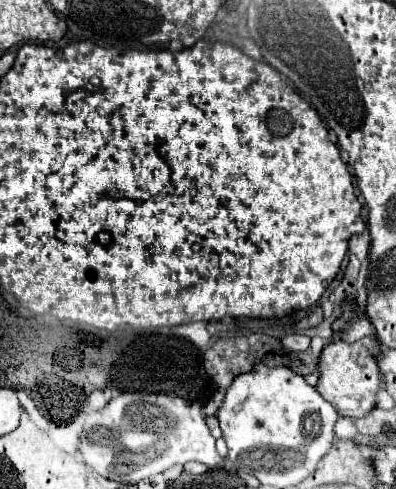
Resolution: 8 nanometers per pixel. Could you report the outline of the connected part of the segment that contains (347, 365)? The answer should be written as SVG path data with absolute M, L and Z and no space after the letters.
M363 338L355 344L345 342L331 342L323 348L317 364L317 392L333 404L339 416L347 418L361 418L369 414L375 406L375 392L379 388L379 368L375 362L377 340Z

